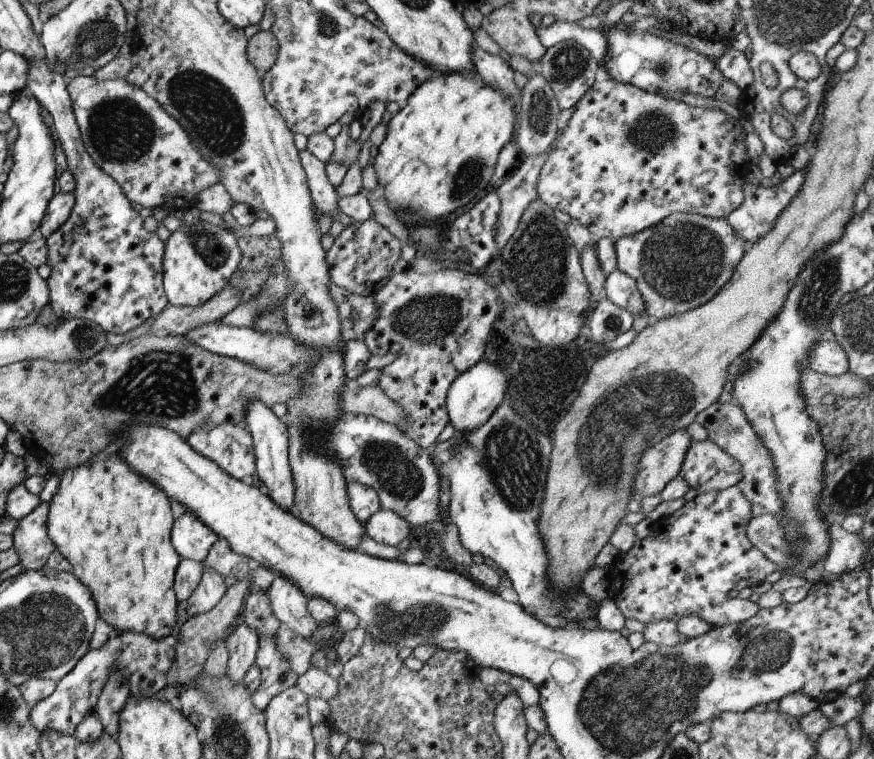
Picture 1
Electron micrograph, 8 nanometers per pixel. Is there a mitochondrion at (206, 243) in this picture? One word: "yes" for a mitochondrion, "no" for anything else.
yes

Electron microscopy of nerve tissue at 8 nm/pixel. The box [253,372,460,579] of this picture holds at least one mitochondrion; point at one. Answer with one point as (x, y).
(389, 464)

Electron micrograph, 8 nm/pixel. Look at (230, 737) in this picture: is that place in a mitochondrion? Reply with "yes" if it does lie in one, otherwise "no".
yes

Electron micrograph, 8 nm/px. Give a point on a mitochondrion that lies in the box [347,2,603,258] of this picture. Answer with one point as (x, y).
(469, 176)

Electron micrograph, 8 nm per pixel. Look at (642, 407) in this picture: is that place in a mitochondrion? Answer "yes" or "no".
yes

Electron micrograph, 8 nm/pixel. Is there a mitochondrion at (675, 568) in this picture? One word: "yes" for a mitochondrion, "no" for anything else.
no

